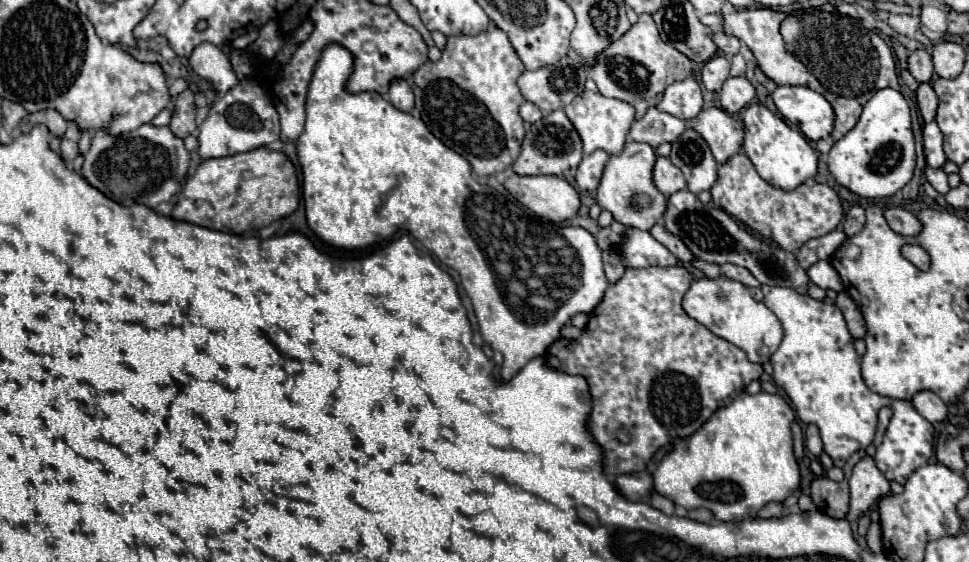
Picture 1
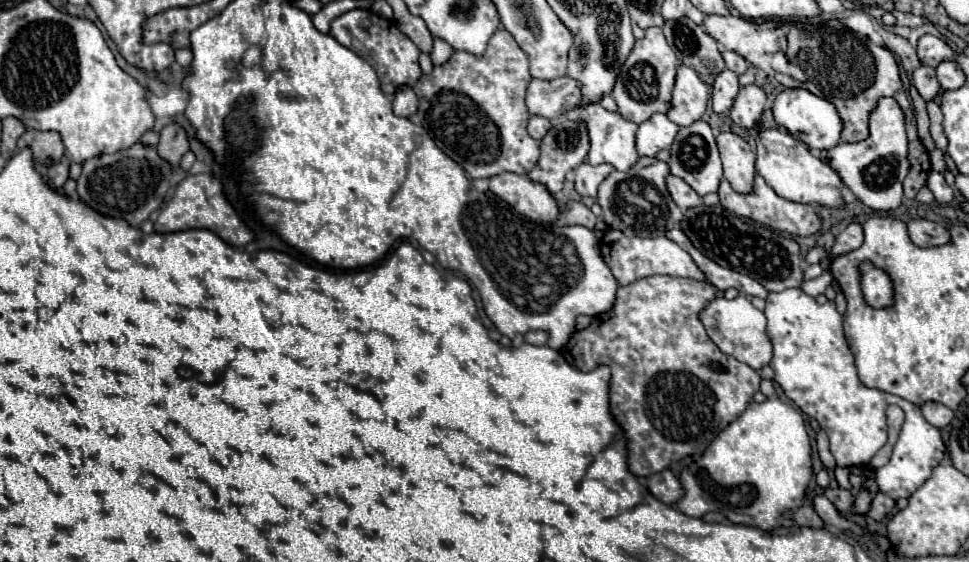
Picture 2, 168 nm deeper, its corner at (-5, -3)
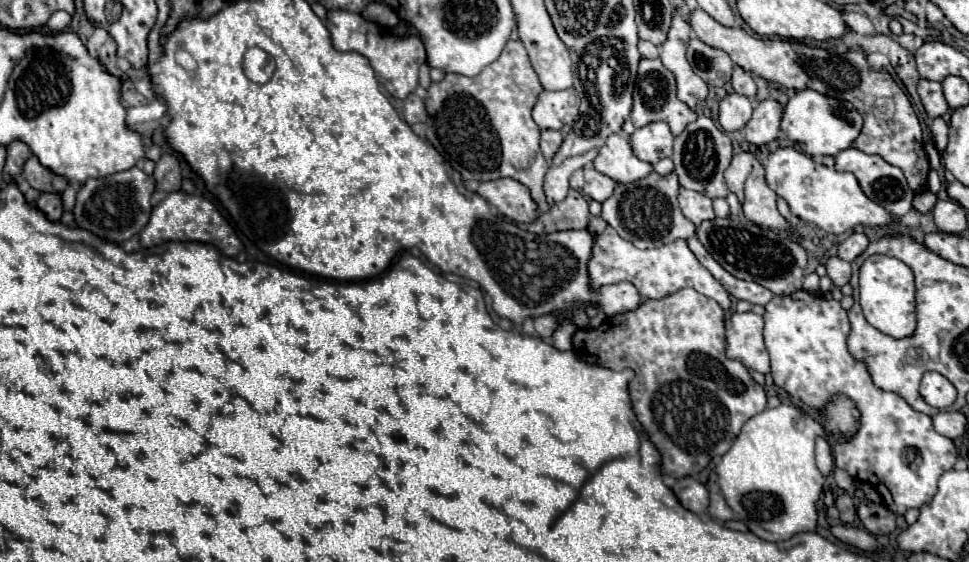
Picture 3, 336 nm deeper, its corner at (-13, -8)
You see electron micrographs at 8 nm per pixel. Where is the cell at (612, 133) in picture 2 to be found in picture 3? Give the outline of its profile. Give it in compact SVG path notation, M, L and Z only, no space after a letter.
M611 134L605 140L593 164L601 174L613 178L615 182L637 182L653 170L649 162L641 162L633 154L629 140L621 134Z

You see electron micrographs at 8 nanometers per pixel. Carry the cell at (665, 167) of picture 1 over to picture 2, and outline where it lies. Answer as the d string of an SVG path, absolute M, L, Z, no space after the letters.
M669 175L669 177L667 177L667 189L669 189L673 201L675 201L683 211L685 211L685 209L691 209L691 207L697 207L697 205L703 203L701 197L699 197L685 181L681 181L681 177Z

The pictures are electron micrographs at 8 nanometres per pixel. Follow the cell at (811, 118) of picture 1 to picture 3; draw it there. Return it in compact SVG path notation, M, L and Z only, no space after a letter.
M801 90L793 98L789 98L785 112L783 112L783 120L781 120L783 134L791 142L799 144L799 148L813 158L815 156L837 156L841 150L853 144L861 128L863 128L863 118L851 102L823 96L815 90Z

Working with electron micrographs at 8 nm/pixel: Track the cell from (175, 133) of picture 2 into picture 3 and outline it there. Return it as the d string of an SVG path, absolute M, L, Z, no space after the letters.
M163 154L153 172L157 192L177 192L181 188L181 166L175 154Z

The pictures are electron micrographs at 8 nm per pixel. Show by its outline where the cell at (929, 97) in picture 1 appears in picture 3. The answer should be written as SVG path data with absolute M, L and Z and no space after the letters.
M935 118L935 120L933 120L931 134L933 134L933 140L935 140L935 148L937 148L939 152L943 152L945 146L947 146L947 134L949 134L949 126L945 124L943 118Z

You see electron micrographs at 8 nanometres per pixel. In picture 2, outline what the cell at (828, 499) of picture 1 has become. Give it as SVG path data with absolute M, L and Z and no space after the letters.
M825 489L825 497L841 511L841 513L849 513L853 509L853 501L855 501L855 495L849 491L849 489Z

